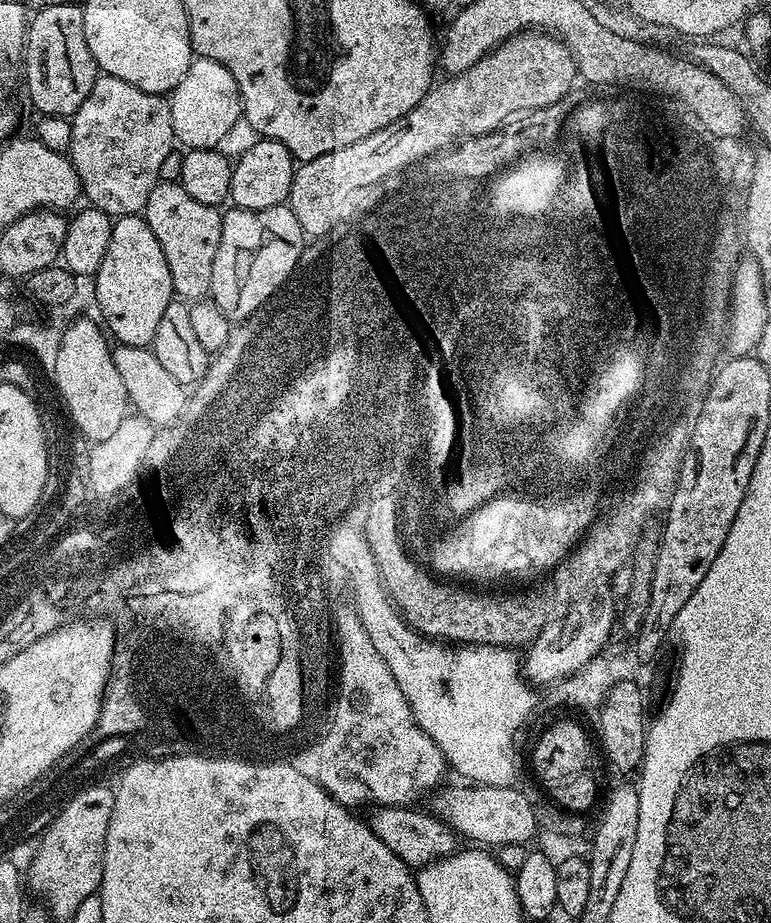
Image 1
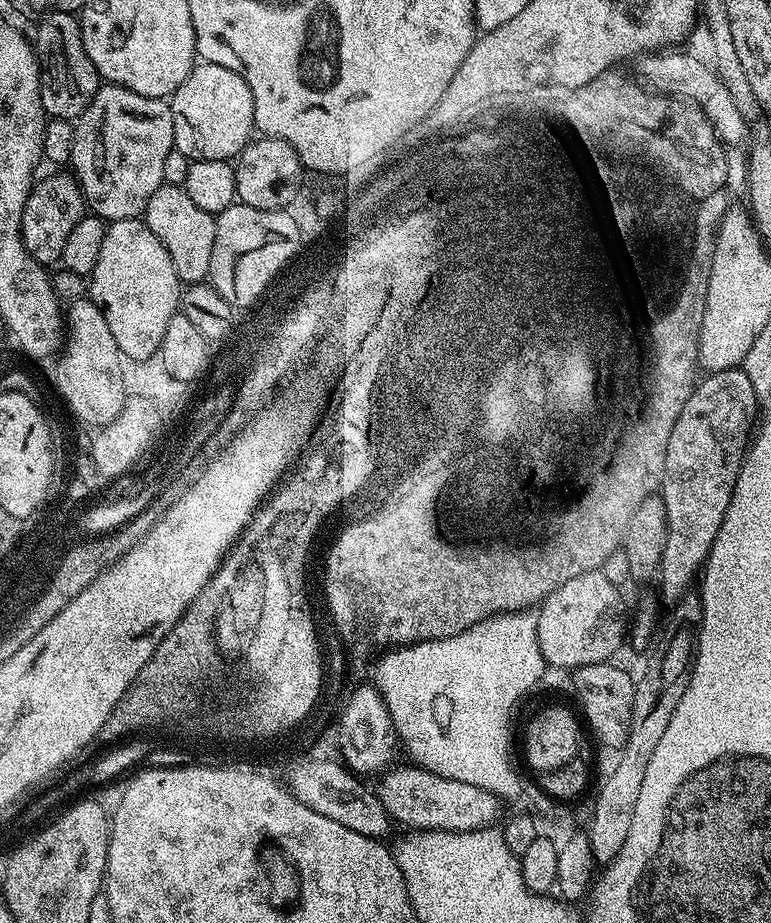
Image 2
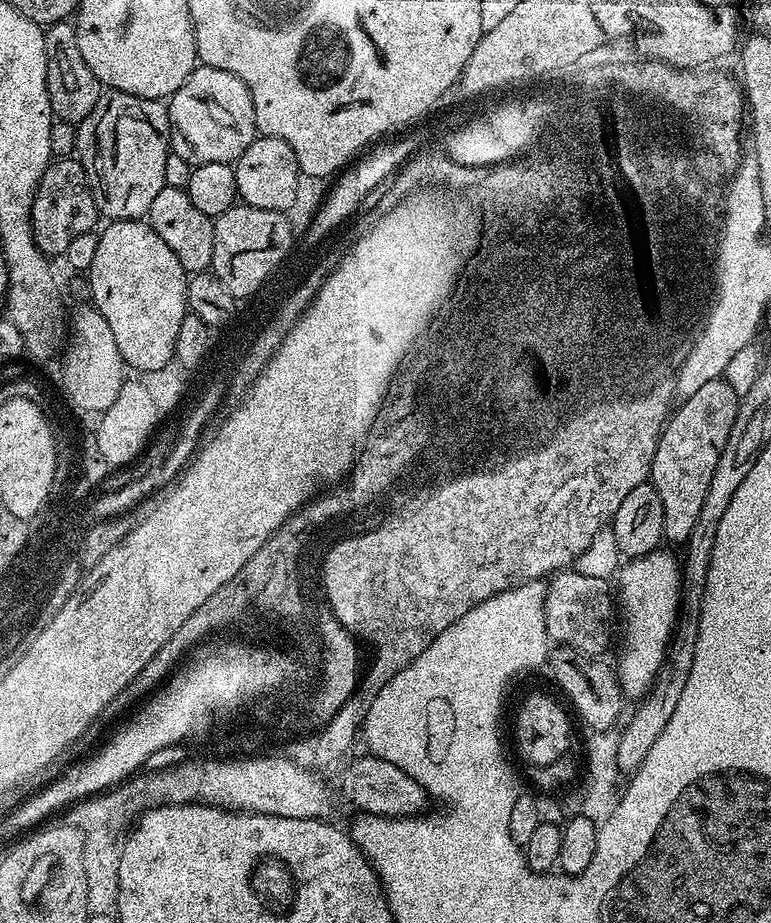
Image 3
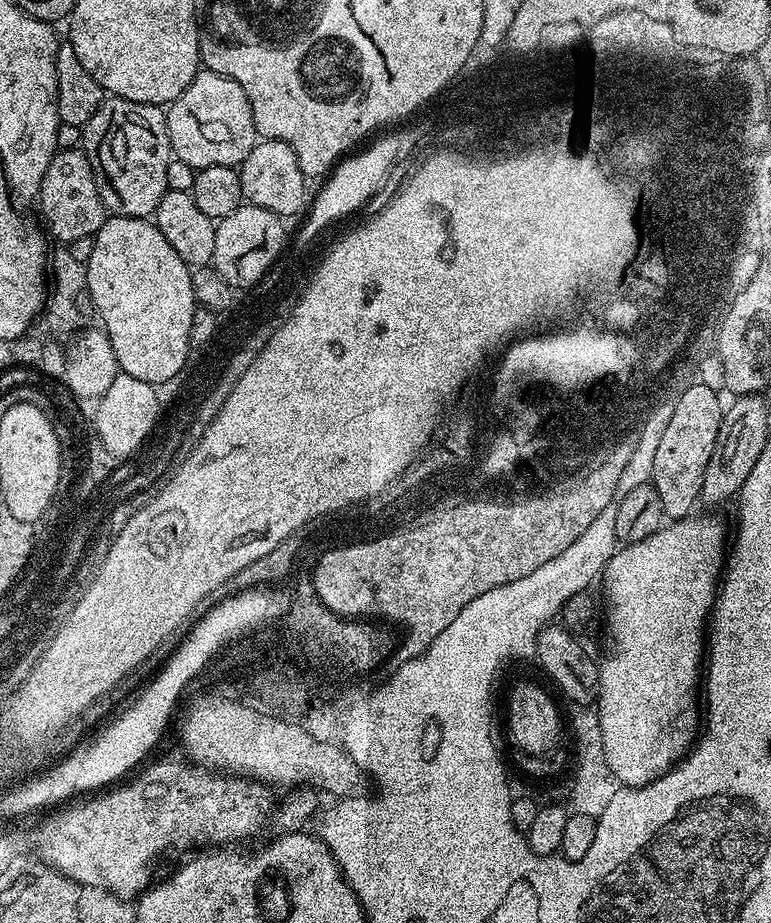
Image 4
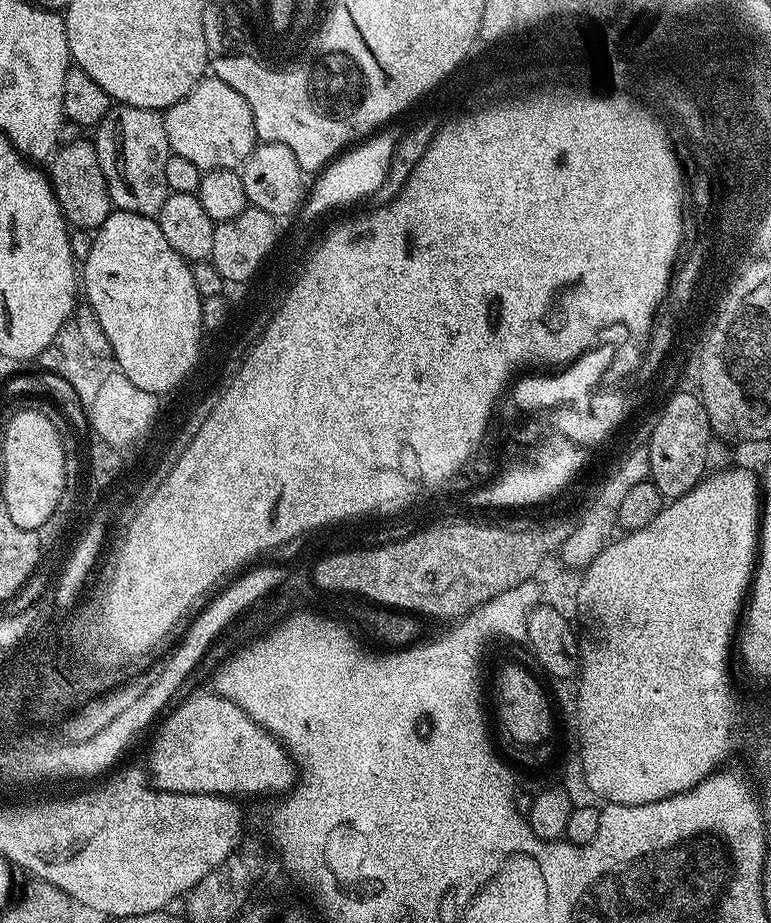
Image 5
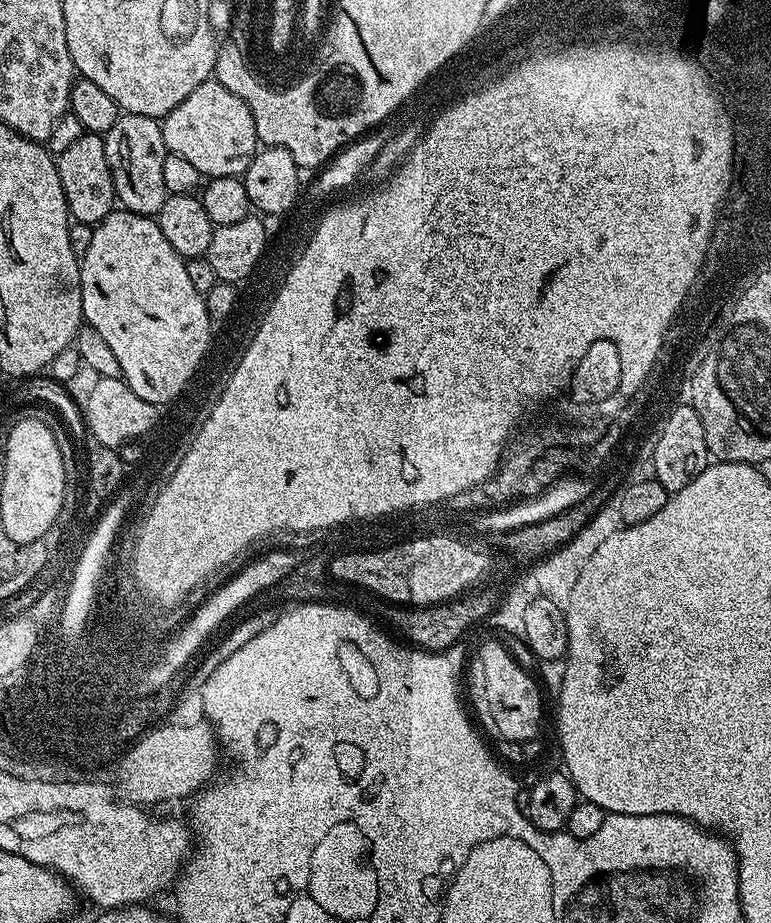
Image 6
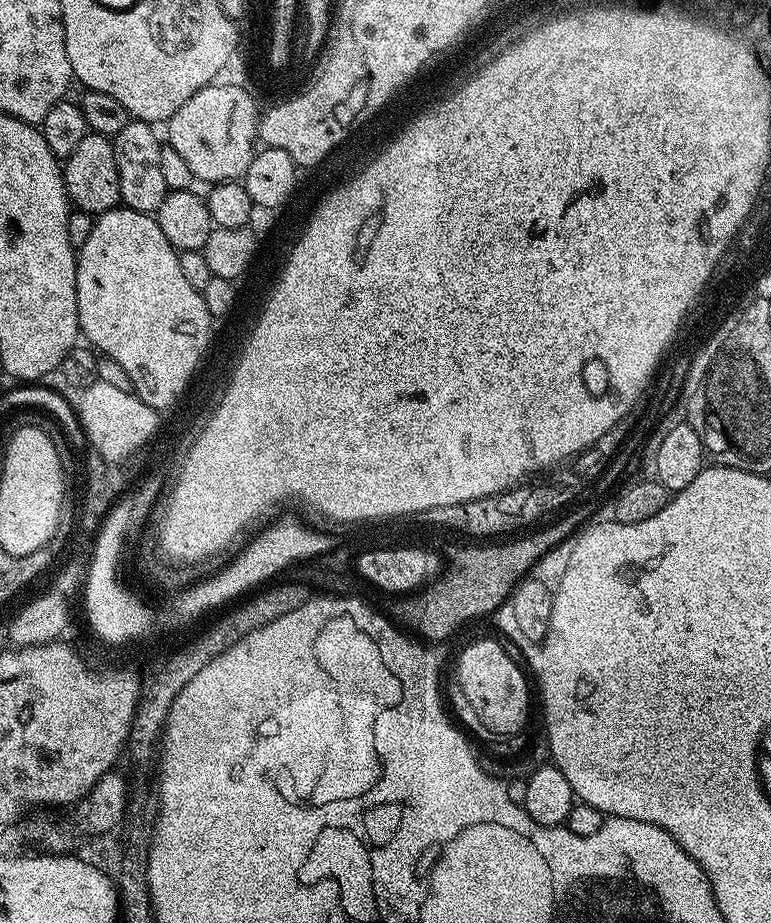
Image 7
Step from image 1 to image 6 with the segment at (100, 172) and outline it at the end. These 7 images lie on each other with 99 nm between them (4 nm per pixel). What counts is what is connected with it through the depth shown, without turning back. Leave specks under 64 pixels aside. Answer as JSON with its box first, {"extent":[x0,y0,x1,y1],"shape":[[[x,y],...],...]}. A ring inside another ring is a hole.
{"extent":[103,114,170,217],"shape":[[[122,114],[108,132],[103,133],[106,146],[106,162],[110,162],[110,174],[114,178],[116,198],[121,209],[136,212],[140,216],[155,217],[162,210],[162,202],[170,194],[166,182],[162,182],[162,162],[166,155],[164,129],[154,116]]]}

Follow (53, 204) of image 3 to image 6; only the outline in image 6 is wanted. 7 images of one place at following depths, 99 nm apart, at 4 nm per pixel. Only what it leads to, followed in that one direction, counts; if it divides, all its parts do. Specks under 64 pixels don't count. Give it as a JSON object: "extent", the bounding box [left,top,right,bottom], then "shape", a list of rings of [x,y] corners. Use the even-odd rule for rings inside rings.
{"extent":[55,132,117,224],"shape":[[[85,132],[82,138],[77,138],[67,150],[62,150],[55,157],[58,178],[62,182],[62,194],[66,194],[68,215],[75,223],[101,224],[105,218],[117,207],[116,187],[114,178],[110,174],[110,162],[106,162],[106,146],[103,135],[95,132]]]}

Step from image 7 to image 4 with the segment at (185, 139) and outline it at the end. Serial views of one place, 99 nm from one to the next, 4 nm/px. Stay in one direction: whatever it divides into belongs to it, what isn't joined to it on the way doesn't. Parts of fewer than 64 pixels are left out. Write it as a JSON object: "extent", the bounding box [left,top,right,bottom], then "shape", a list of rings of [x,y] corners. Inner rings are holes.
{"extent":[166,72,258,170],"shape":[[[197,72],[184,93],[167,105],[166,115],[173,157],[197,170],[210,166],[236,168],[258,143],[246,90],[222,74]]]}

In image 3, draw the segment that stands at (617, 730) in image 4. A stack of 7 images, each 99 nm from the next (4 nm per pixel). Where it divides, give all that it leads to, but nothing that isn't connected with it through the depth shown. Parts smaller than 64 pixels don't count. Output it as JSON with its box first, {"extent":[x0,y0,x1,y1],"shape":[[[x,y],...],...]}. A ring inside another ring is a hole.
{"extent":[614,550,681,698],"shape":[[[657,550],[629,559],[619,569],[620,592],[618,588],[618,616],[624,619],[624,649],[620,652],[620,665],[615,665],[614,671],[620,684],[620,691],[625,697],[638,696],[644,698],[652,689],[656,675],[664,665],[668,655],[668,646],[672,641],[677,625],[677,616],[681,606],[681,561],[675,560],[665,550]]]}

